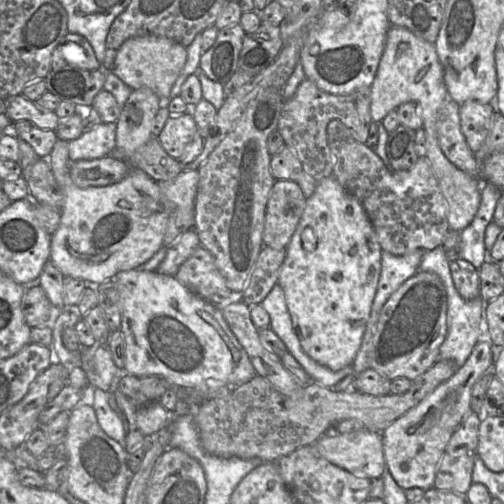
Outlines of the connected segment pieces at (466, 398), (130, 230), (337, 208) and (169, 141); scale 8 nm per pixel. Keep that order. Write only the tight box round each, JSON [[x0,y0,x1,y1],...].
[[381,339,494,490],[47,139,174,283],[279,176,381,371],[157,113,198,159]]

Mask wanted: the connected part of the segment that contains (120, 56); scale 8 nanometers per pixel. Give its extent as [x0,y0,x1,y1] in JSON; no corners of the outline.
[112,35,187,100]

